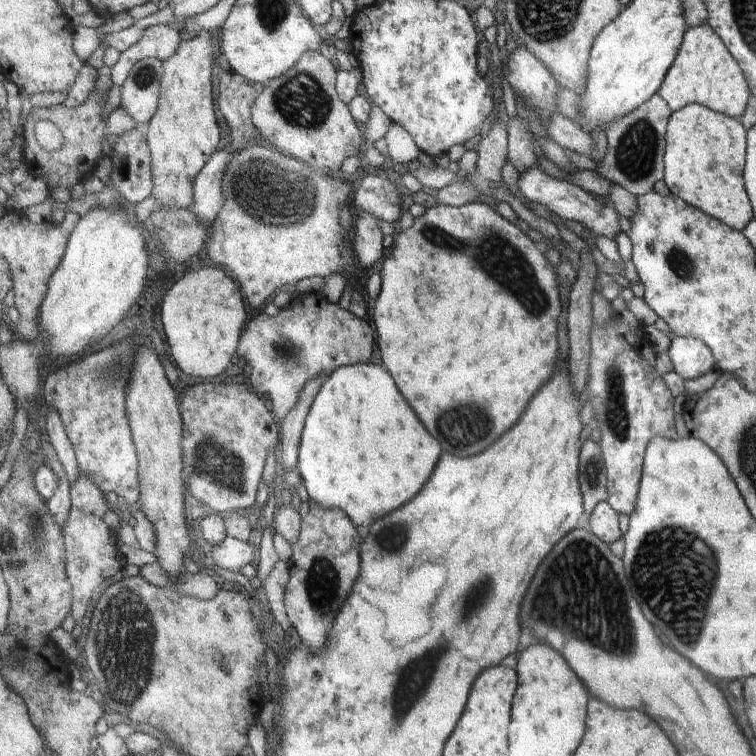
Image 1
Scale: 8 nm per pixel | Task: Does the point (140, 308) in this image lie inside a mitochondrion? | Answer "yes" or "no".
no

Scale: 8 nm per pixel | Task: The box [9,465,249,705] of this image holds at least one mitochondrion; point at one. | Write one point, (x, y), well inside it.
(37, 528)

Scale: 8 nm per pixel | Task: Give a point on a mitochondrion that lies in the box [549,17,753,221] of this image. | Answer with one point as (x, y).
(635, 157)

